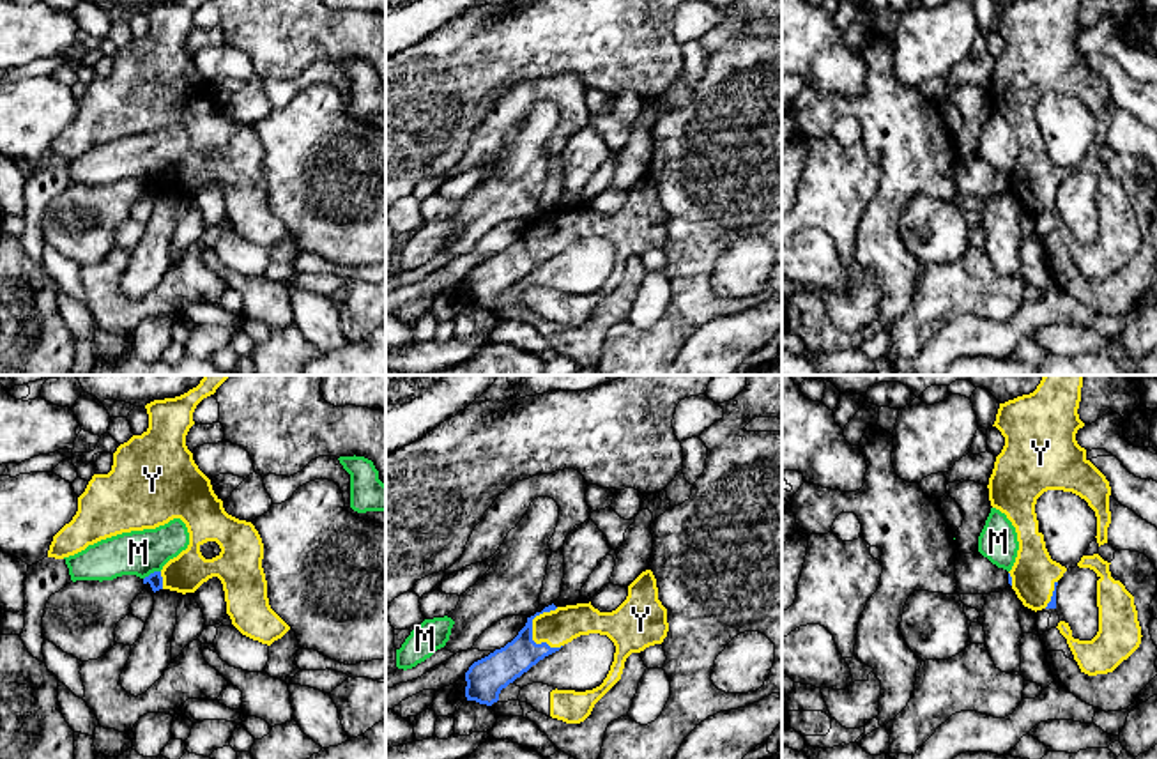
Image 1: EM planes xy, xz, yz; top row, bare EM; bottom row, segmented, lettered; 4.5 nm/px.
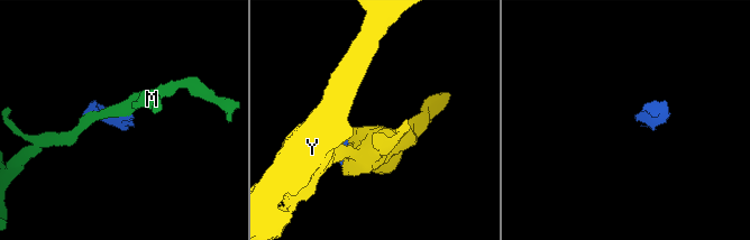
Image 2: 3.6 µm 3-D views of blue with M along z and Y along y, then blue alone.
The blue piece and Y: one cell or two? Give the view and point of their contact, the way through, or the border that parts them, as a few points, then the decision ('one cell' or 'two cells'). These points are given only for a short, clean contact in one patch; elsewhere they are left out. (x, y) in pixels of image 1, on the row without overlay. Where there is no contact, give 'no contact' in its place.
meets blue in xz at (533, 222); one cell

